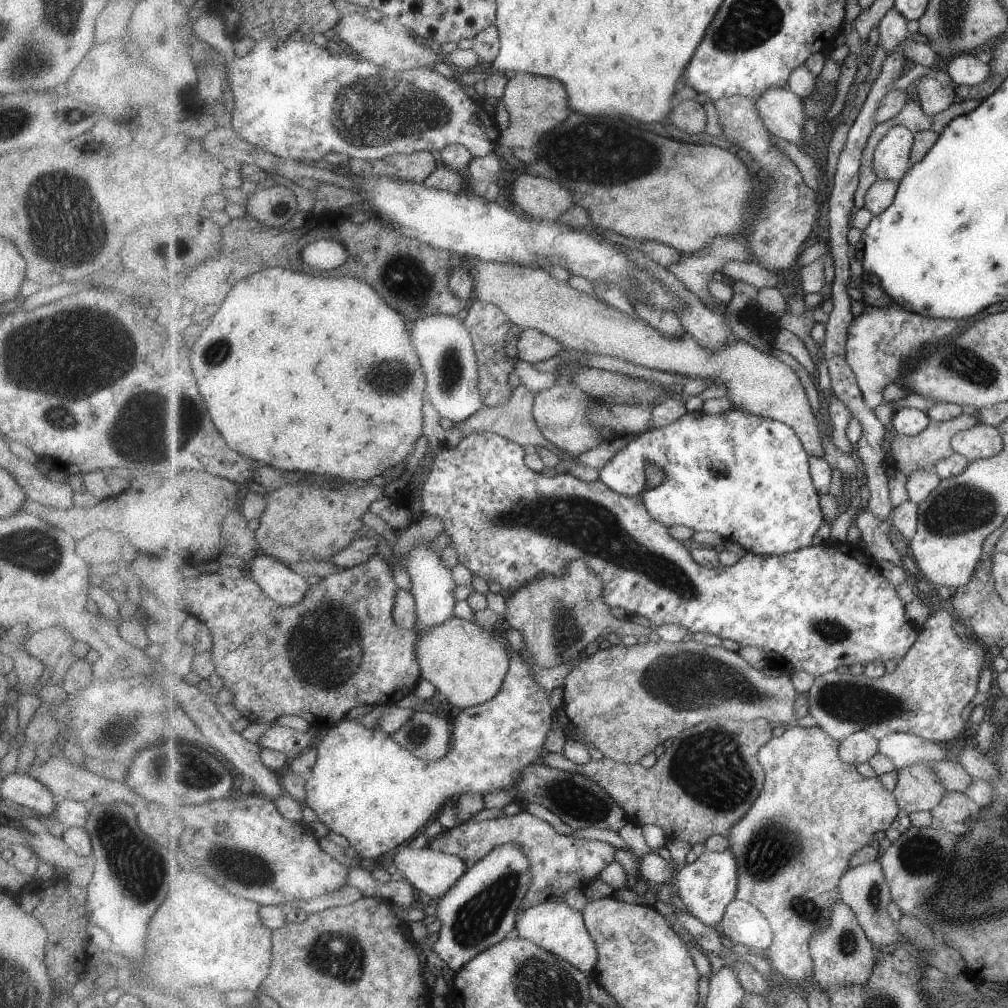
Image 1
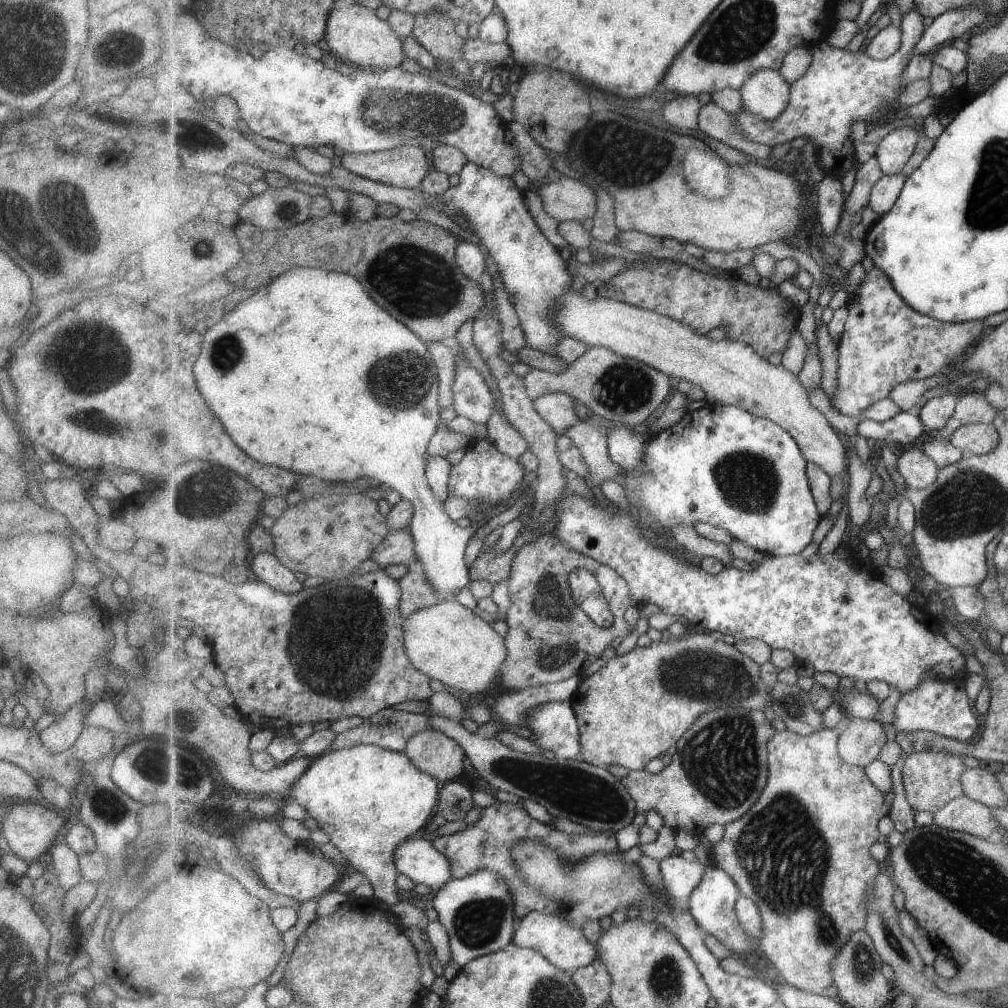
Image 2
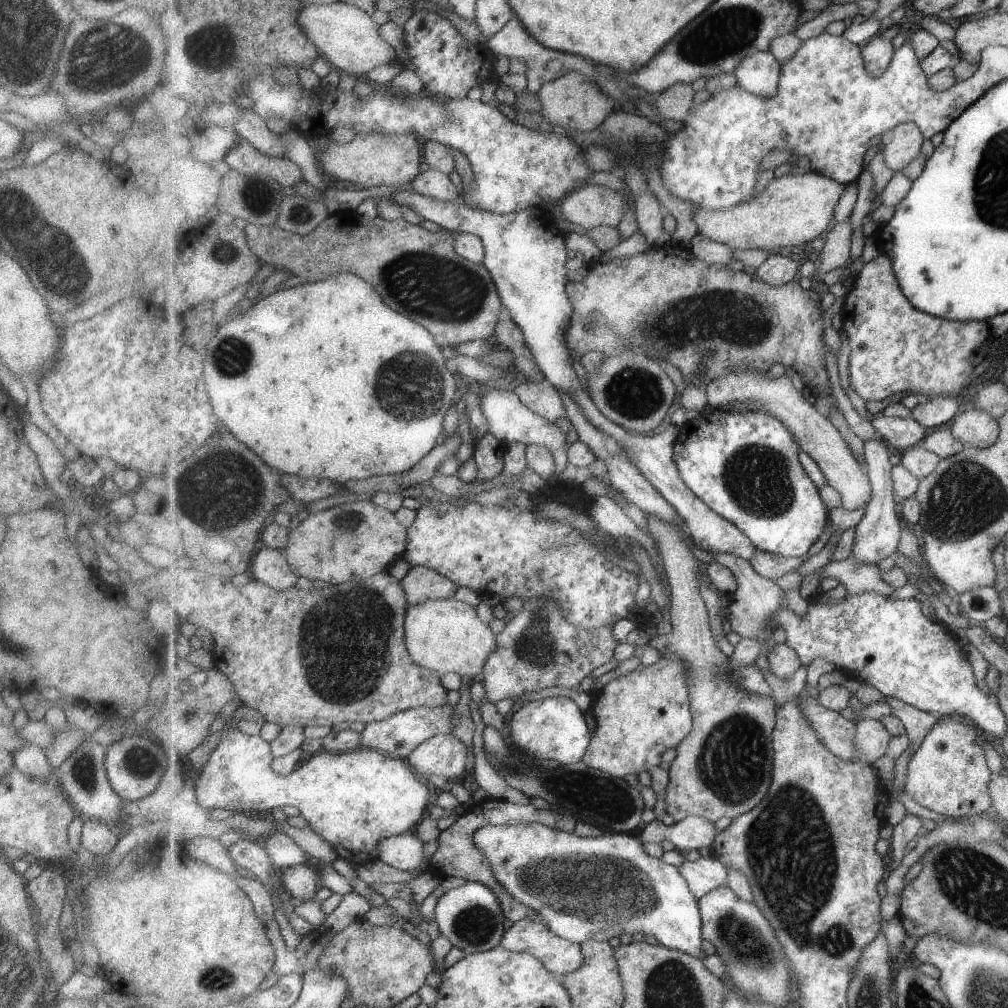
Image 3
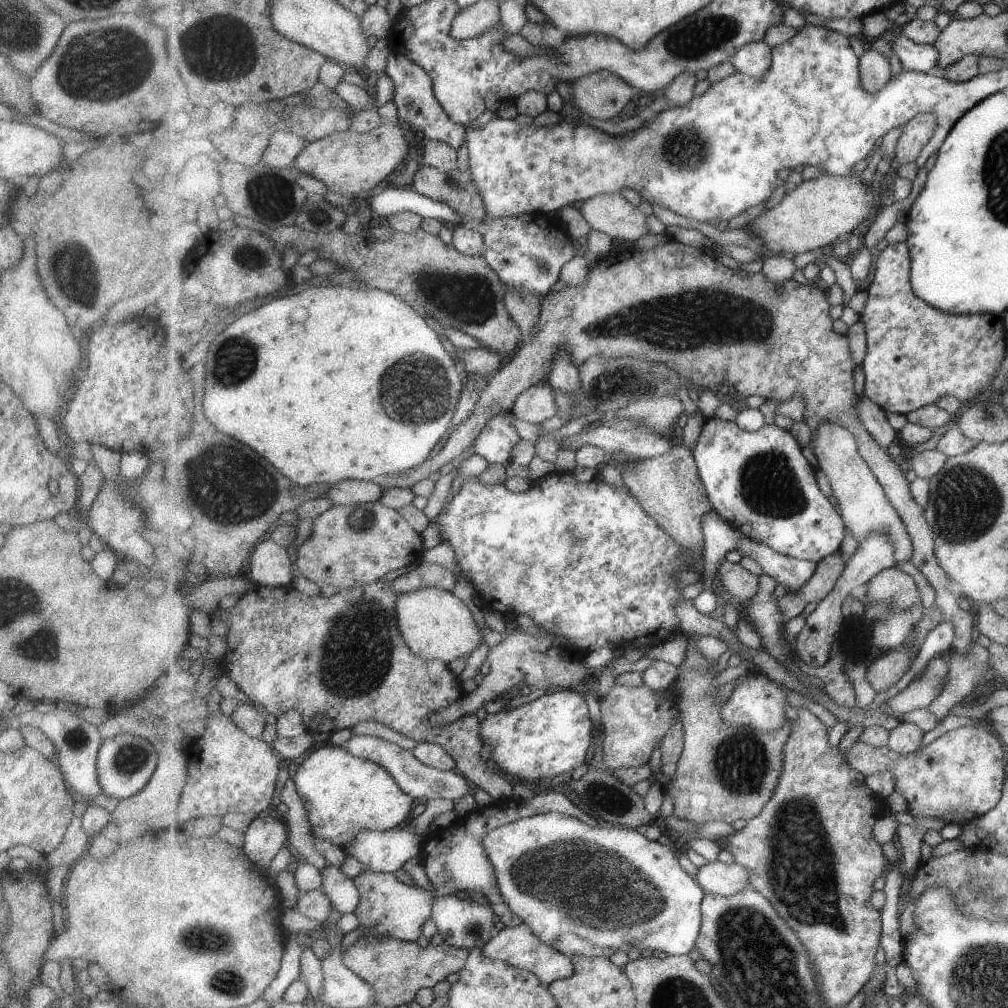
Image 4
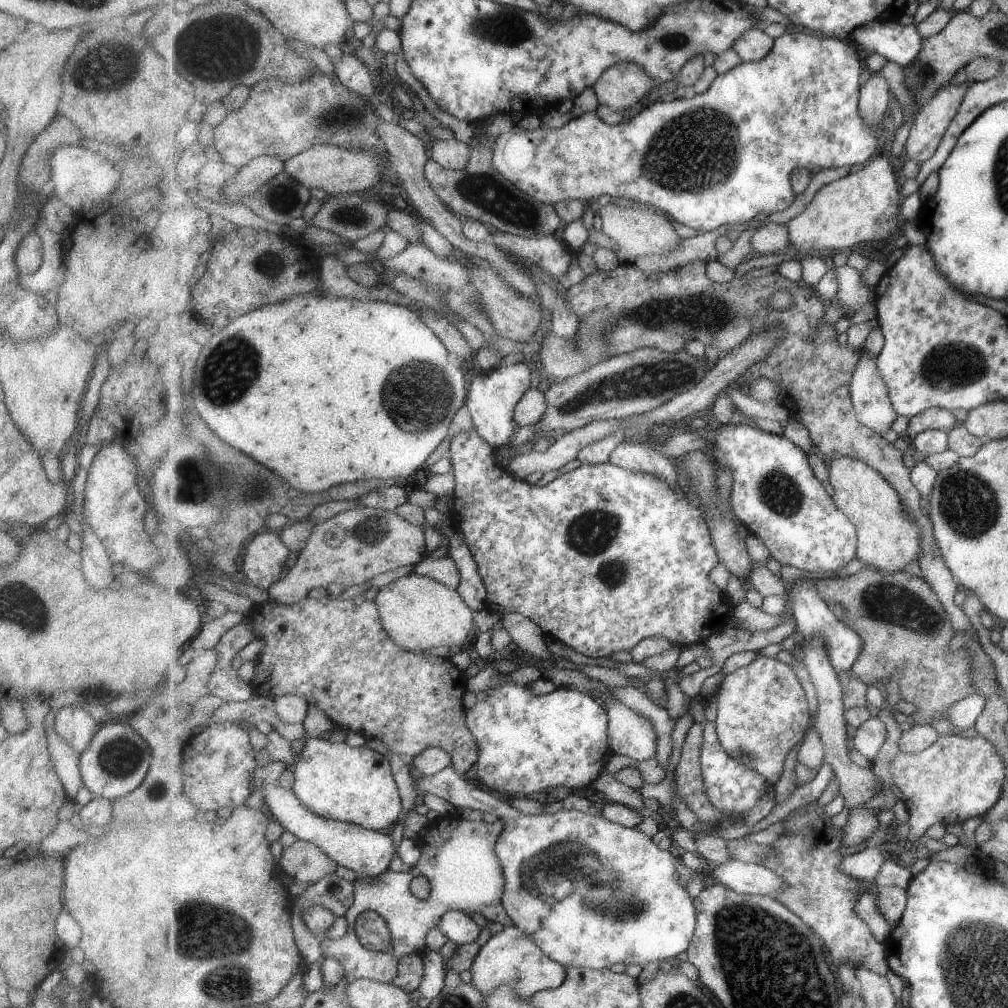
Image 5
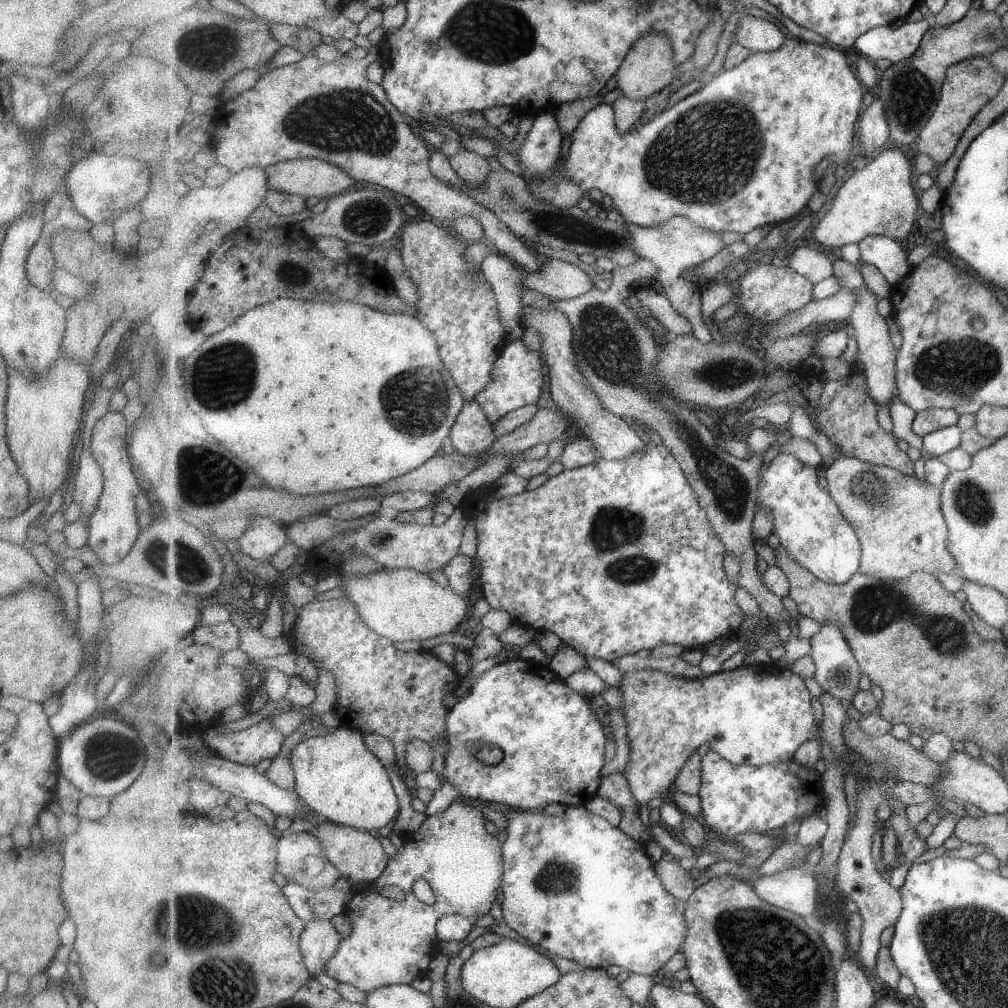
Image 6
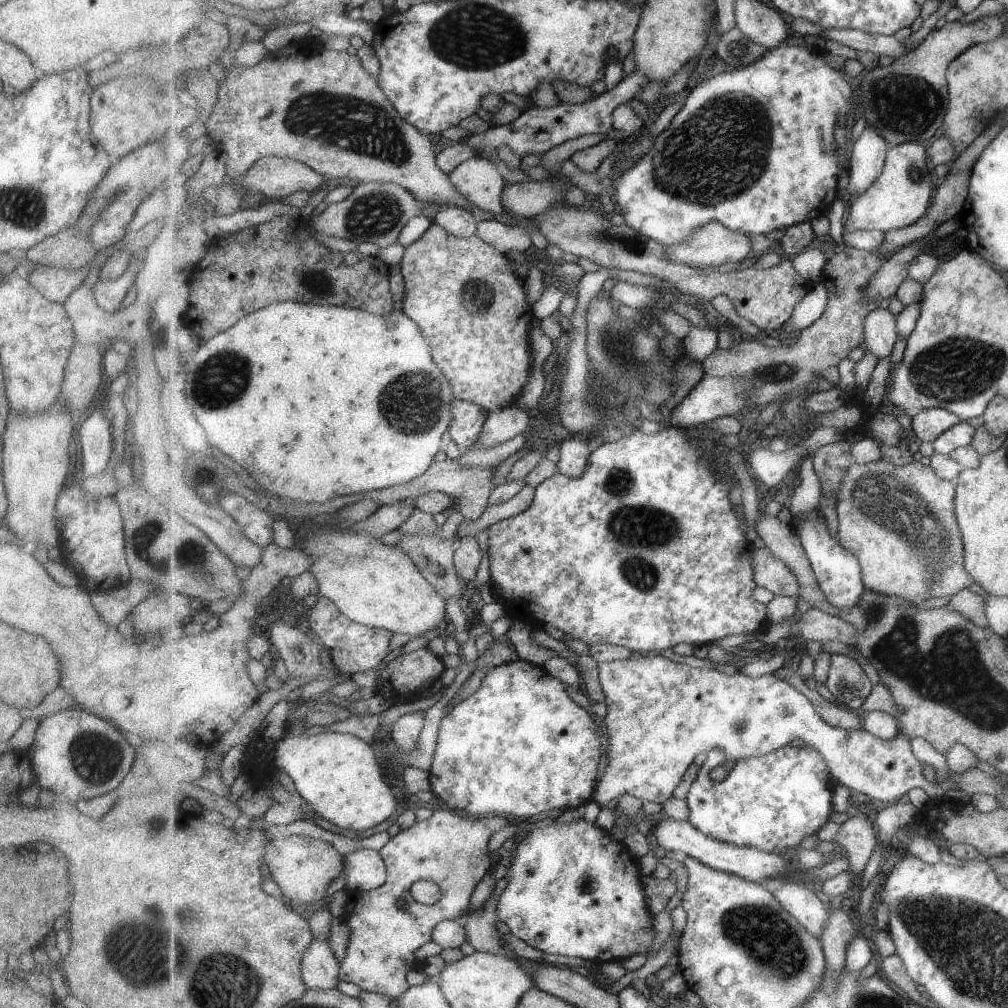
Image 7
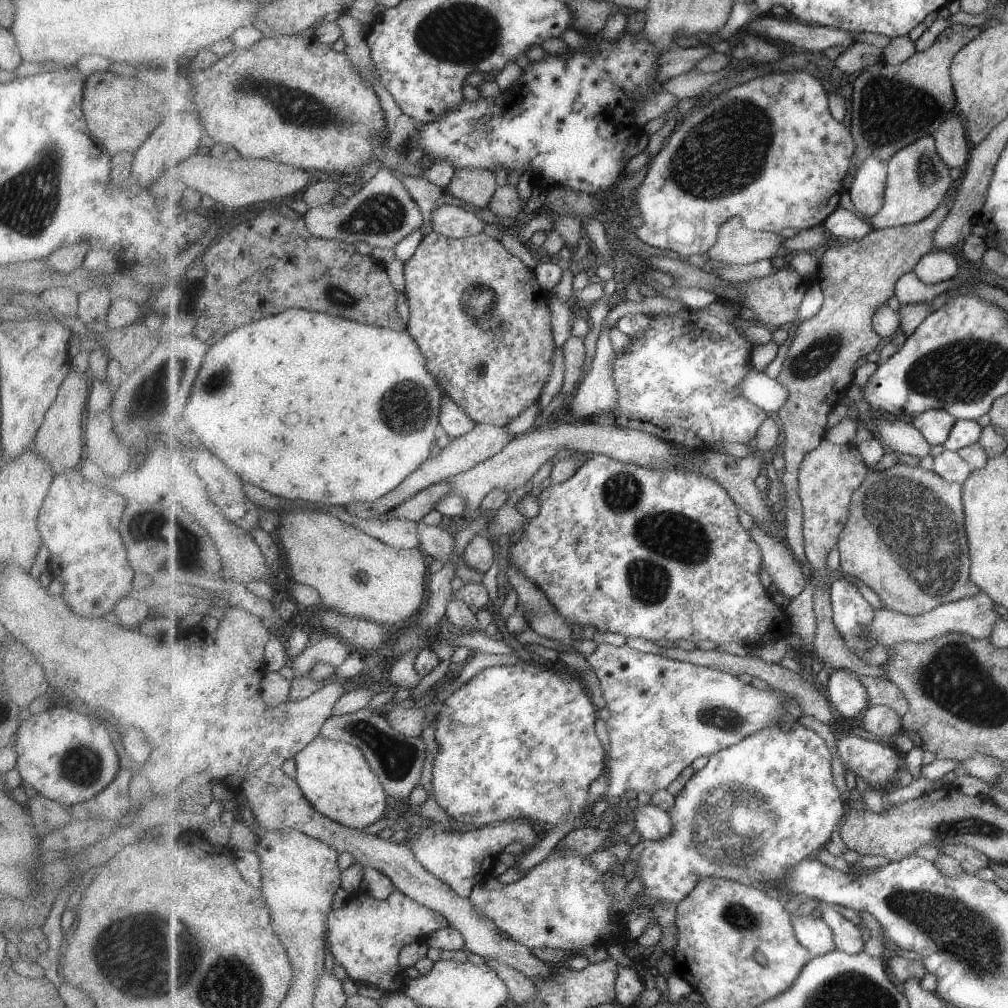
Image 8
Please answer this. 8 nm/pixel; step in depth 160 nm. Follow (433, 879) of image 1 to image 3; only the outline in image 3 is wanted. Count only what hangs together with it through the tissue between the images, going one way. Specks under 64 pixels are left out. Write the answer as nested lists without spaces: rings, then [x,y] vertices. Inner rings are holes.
[[[415,831],[387,838],[379,842],[379,861],[405,872],[412,872],[432,863],[432,857],[425,856],[425,842]]]

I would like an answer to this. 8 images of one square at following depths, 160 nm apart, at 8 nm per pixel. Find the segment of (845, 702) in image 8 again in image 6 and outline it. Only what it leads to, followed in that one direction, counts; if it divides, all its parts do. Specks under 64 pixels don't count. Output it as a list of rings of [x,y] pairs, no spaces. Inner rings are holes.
[[[828,621],[827,623],[821,623],[821,630],[812,638],[809,639],[812,645],[811,656],[815,659],[817,670],[815,679],[823,690],[830,692],[833,696],[836,696],[839,700],[849,701],[846,704],[852,702],[852,700],[859,694],[859,682],[861,682],[860,664],[851,648],[849,641],[845,638],[843,631],[840,629],[840,625]]]

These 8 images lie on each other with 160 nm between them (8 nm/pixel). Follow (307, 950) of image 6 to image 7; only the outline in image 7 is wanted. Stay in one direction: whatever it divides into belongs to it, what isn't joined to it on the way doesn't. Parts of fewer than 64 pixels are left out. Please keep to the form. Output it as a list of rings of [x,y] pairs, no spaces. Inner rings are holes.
[[[315,939],[302,960],[304,984],[316,991],[337,989],[342,981],[340,970],[340,962],[335,958],[329,942]]]

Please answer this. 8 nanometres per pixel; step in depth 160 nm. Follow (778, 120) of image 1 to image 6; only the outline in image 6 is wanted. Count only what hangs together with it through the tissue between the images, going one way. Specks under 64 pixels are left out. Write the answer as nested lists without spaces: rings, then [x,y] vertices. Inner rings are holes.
[[[746,14],[737,28],[735,40],[753,53],[777,50],[787,39],[774,22]]]

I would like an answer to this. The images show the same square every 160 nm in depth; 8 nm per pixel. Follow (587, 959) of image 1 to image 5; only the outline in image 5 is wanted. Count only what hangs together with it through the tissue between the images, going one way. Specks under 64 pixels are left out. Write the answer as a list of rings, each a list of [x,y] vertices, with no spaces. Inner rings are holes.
[[[511,925],[494,934],[481,947],[471,968],[471,983],[487,997],[501,987],[509,987],[516,990],[522,999],[529,1000],[539,991],[560,987],[565,982],[568,969],[548,957],[517,925]]]

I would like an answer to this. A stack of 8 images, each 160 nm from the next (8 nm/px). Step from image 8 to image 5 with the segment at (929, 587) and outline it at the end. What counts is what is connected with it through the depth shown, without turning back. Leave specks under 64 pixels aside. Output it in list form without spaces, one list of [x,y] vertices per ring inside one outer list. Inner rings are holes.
[[[839,457],[830,464],[829,482],[834,489],[834,501],[858,528],[858,556],[864,564],[870,564],[882,573],[900,573],[907,564],[919,562],[924,554],[922,526],[904,509],[899,491],[871,465],[853,457]]]

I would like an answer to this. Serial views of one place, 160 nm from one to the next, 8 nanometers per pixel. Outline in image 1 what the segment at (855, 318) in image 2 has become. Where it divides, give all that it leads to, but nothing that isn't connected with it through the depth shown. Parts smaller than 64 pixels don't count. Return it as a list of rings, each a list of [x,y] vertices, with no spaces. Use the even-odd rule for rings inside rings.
[[[893,301],[882,308],[872,305],[864,307],[863,312],[853,320],[849,327],[846,346],[846,359],[851,370],[857,375],[859,388],[863,392],[863,402],[873,410],[885,402],[883,390],[889,384],[899,382],[903,374],[903,364],[901,364],[903,358],[917,352],[919,346],[923,344],[955,334],[963,324],[965,322],[935,320],[929,316],[919,316]],[[833,395],[829,404],[829,414],[832,423],[831,442],[850,457],[853,456],[857,450],[857,446],[853,445],[847,436],[851,419],[855,418],[851,408],[837,395]]]

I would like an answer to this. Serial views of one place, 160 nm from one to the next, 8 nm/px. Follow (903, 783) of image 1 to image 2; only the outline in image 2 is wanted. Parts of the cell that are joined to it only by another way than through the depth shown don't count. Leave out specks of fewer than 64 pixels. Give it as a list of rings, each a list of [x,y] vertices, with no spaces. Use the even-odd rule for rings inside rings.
[[[928,750],[909,754],[903,767],[907,796],[916,811],[929,811],[935,814],[956,798],[966,796],[962,774],[969,770],[959,753]]]

